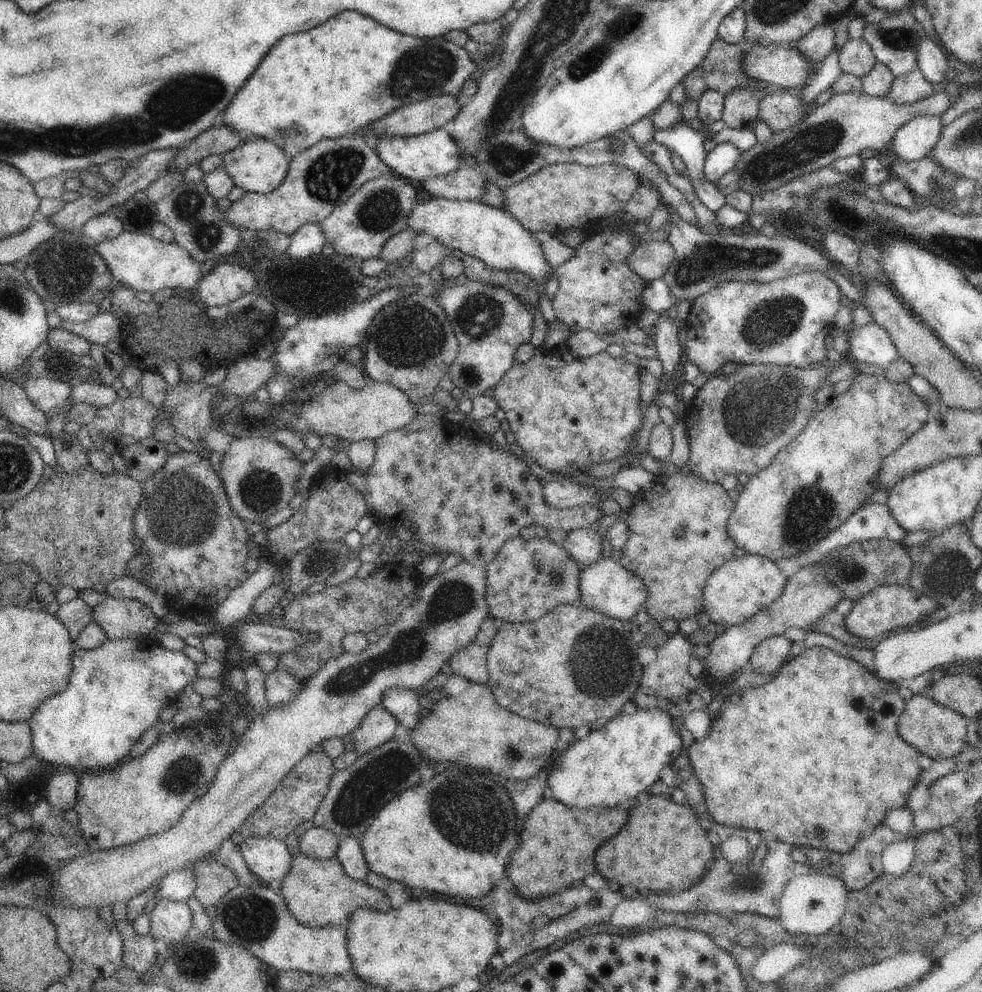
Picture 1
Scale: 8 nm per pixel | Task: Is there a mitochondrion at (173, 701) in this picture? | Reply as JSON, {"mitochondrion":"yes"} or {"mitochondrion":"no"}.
{"mitochondrion":"no"}

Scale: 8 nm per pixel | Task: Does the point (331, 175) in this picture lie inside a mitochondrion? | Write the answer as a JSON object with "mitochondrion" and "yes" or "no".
{"mitochondrion":"yes"}

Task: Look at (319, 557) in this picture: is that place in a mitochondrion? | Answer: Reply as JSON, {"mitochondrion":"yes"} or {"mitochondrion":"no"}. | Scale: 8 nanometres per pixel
{"mitochondrion":"no"}

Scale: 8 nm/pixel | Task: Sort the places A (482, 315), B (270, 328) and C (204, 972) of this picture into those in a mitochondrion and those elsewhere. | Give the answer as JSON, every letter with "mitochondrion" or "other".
{"A":"mitochondrion","B":"other","C":"mitochondrion"}

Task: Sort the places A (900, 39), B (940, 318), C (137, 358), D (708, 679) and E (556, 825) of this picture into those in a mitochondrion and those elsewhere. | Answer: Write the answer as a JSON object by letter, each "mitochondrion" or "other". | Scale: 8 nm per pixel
{"A":"mitochondrion","B":"other","C":"other","D":"other","E":"other"}

